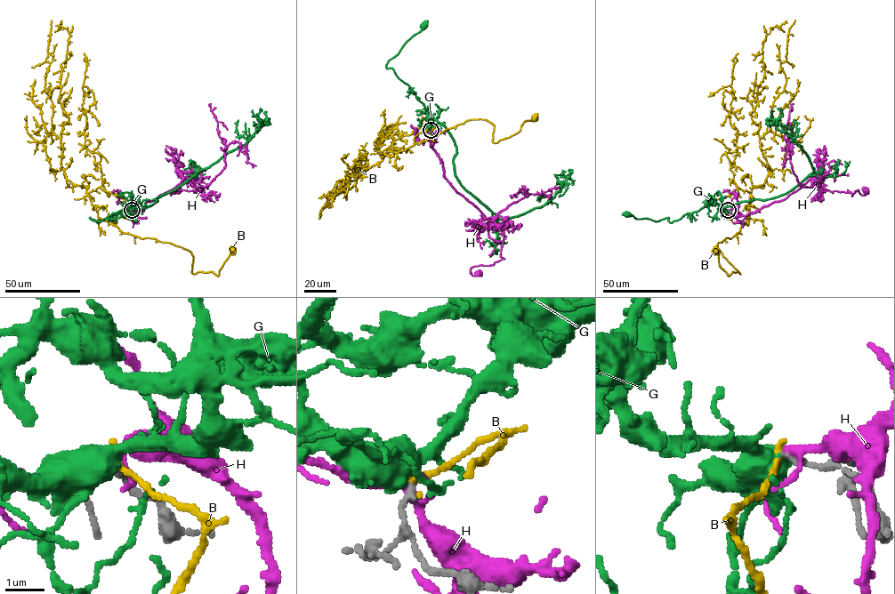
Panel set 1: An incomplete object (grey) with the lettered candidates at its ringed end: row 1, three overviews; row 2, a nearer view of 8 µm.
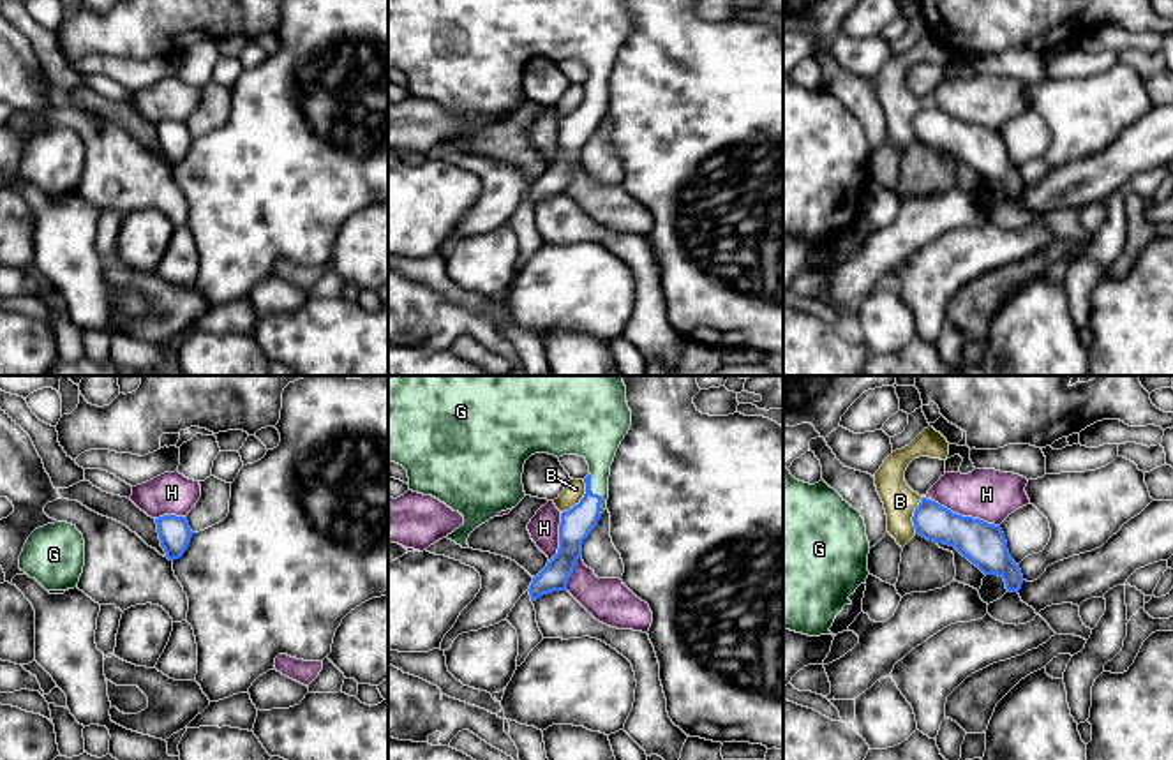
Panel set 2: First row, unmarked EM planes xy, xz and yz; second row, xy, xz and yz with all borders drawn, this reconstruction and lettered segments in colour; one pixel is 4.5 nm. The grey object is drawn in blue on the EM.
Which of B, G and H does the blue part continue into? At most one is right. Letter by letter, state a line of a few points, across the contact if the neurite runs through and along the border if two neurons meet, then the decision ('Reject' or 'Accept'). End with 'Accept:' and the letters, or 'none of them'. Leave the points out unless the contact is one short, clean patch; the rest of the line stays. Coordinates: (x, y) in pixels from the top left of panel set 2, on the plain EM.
B: Line: xz (584, 85), (584, 101), (561, 119). Reject
G: Line: xz (577, 127), (590, 115), (597, 99), (597, 44). Accept
H: Line: yz (923, 101), (962, 120), (978, 122), (999, 131). Reject
Accept: G

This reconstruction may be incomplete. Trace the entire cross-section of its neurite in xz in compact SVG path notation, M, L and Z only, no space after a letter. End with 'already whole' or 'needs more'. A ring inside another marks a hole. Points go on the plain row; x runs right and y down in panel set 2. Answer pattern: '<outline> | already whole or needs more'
M388 0L388 67L407 76L409 95L432 101L464 122L464 129L446 143L469 153L467 143L476 132L515 113L526 102L522 78L531 60L584 62L589 71L589 79L584 83L586 99L579 109L561 118L557 159L533 182L527 194L531 206L536 206L543 199L566 196L568 183L582 160L582 148L607 113L610 71L630 32L631 16L626 0Z | needs more

